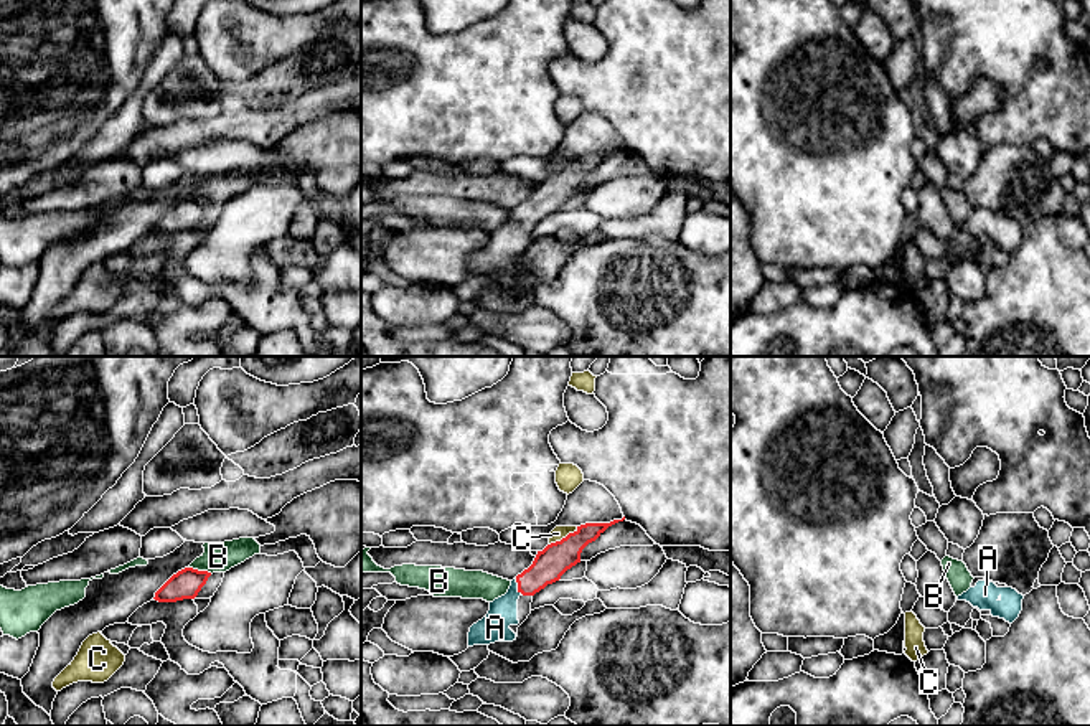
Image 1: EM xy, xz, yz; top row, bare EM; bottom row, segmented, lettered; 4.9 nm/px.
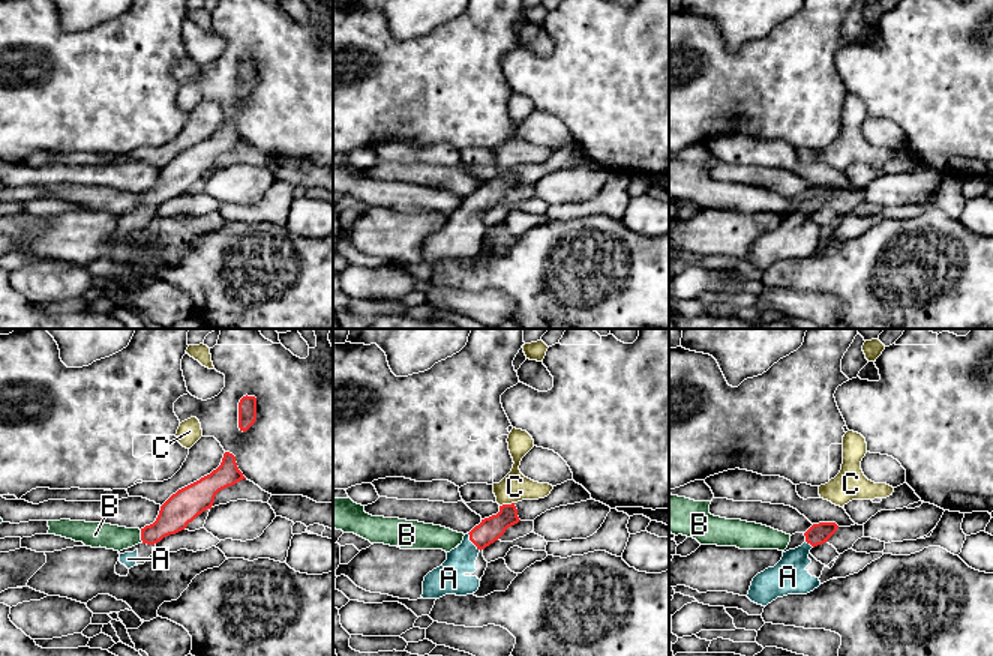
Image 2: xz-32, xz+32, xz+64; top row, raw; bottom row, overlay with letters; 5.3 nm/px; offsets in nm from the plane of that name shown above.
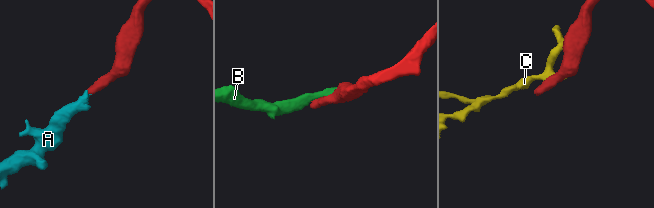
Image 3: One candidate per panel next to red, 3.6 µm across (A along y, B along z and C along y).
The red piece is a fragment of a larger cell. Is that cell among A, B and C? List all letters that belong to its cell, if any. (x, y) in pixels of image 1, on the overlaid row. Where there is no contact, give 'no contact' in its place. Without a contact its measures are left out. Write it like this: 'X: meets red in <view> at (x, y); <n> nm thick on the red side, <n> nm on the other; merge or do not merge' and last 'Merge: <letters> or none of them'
A: meets red in xz at (518, 588); 160 nm thick on the red side, 140 nm on the other; merge
B: meets red in xy at (200, 571); 140 nm thick on the red side, 140 nm on the other; do not merge
C: meets red in xz at (563, 538); 160 nm thick on the red side, 70 nm on the other; do not merge
Merge: A

